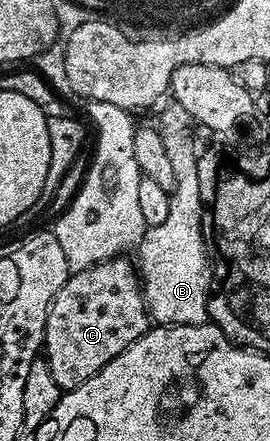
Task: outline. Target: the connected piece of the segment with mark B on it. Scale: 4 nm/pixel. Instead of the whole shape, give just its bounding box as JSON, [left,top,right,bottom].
[137,102,212,325]

